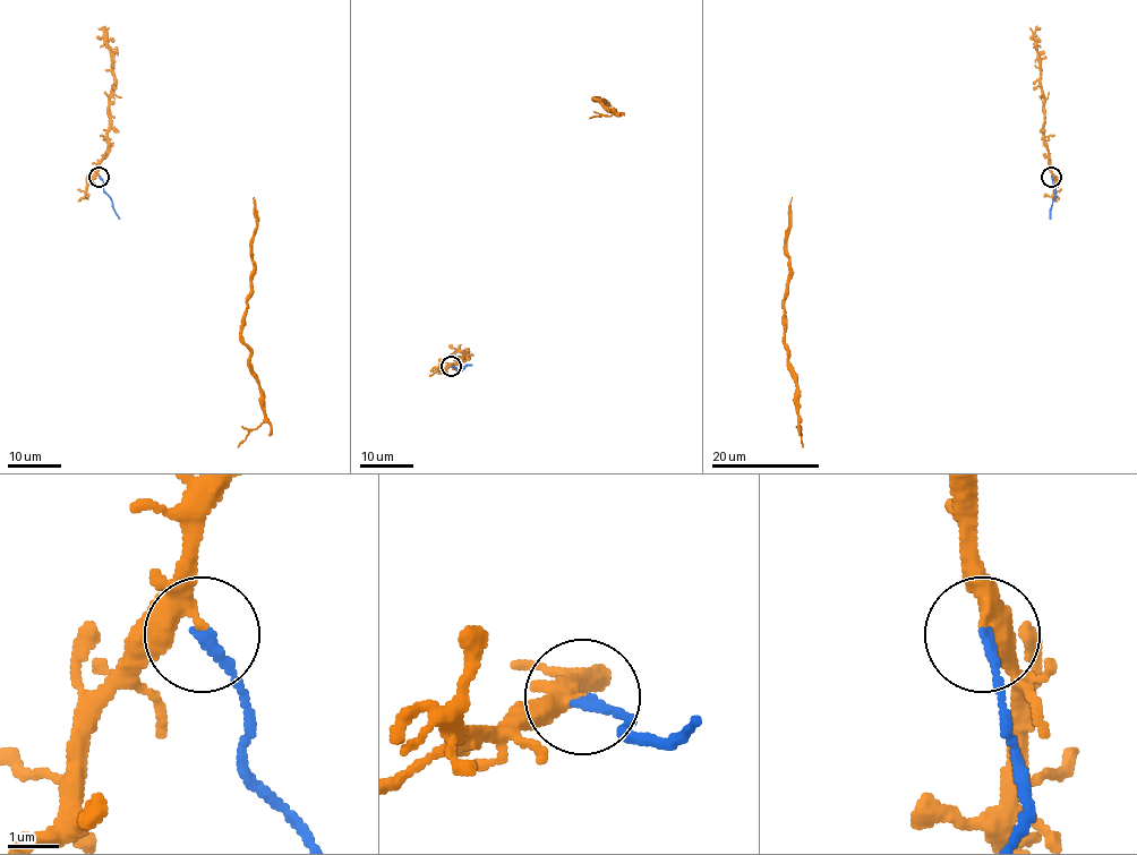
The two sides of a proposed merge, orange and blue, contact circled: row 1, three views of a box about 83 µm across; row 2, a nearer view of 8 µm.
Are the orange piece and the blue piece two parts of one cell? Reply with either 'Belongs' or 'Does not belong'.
Does not belong

